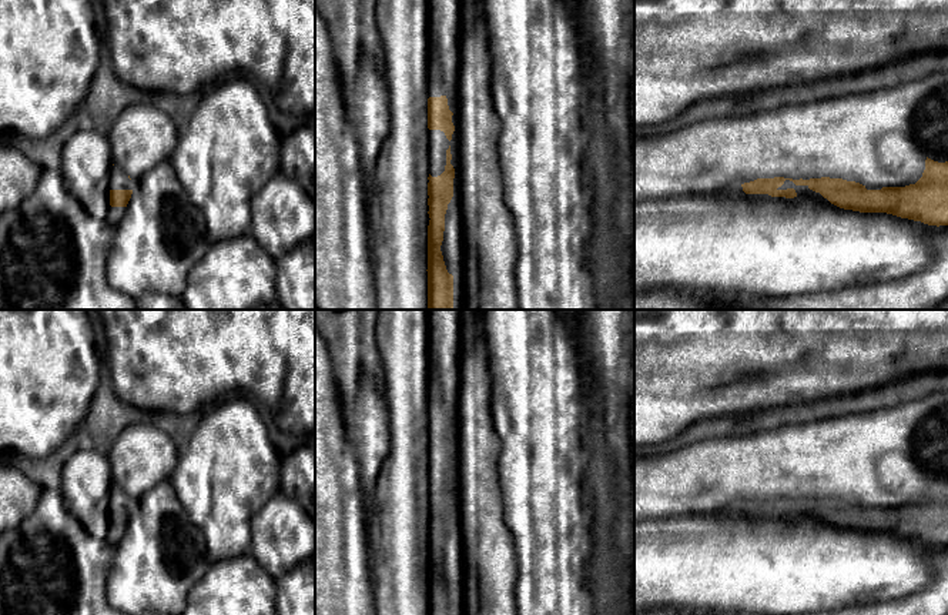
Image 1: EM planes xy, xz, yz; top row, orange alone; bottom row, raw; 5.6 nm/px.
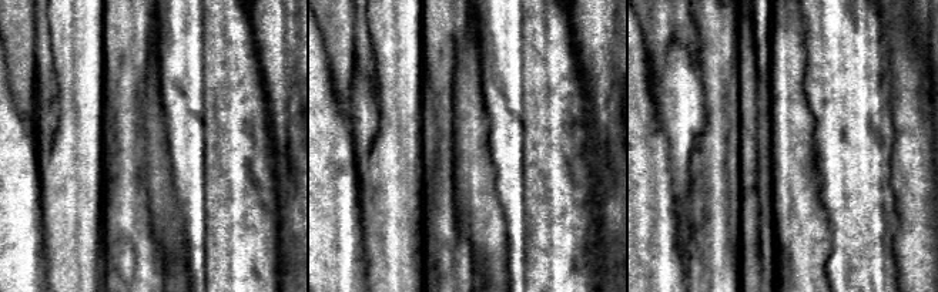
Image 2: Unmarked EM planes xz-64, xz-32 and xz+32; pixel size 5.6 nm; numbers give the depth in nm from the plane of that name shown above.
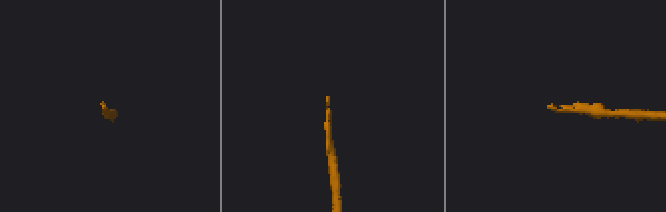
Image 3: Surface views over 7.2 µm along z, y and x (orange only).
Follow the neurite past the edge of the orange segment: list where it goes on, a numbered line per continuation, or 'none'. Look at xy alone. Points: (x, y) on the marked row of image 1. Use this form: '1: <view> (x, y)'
none

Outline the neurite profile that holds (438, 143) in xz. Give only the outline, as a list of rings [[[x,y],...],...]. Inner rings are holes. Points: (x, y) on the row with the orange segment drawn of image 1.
[[[428,130],[428,171],[432,177],[438,177],[445,171],[446,150],[450,141],[440,130]]]

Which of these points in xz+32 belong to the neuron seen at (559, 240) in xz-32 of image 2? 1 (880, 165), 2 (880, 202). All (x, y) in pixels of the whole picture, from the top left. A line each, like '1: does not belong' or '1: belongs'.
1: belongs
2: belongs

